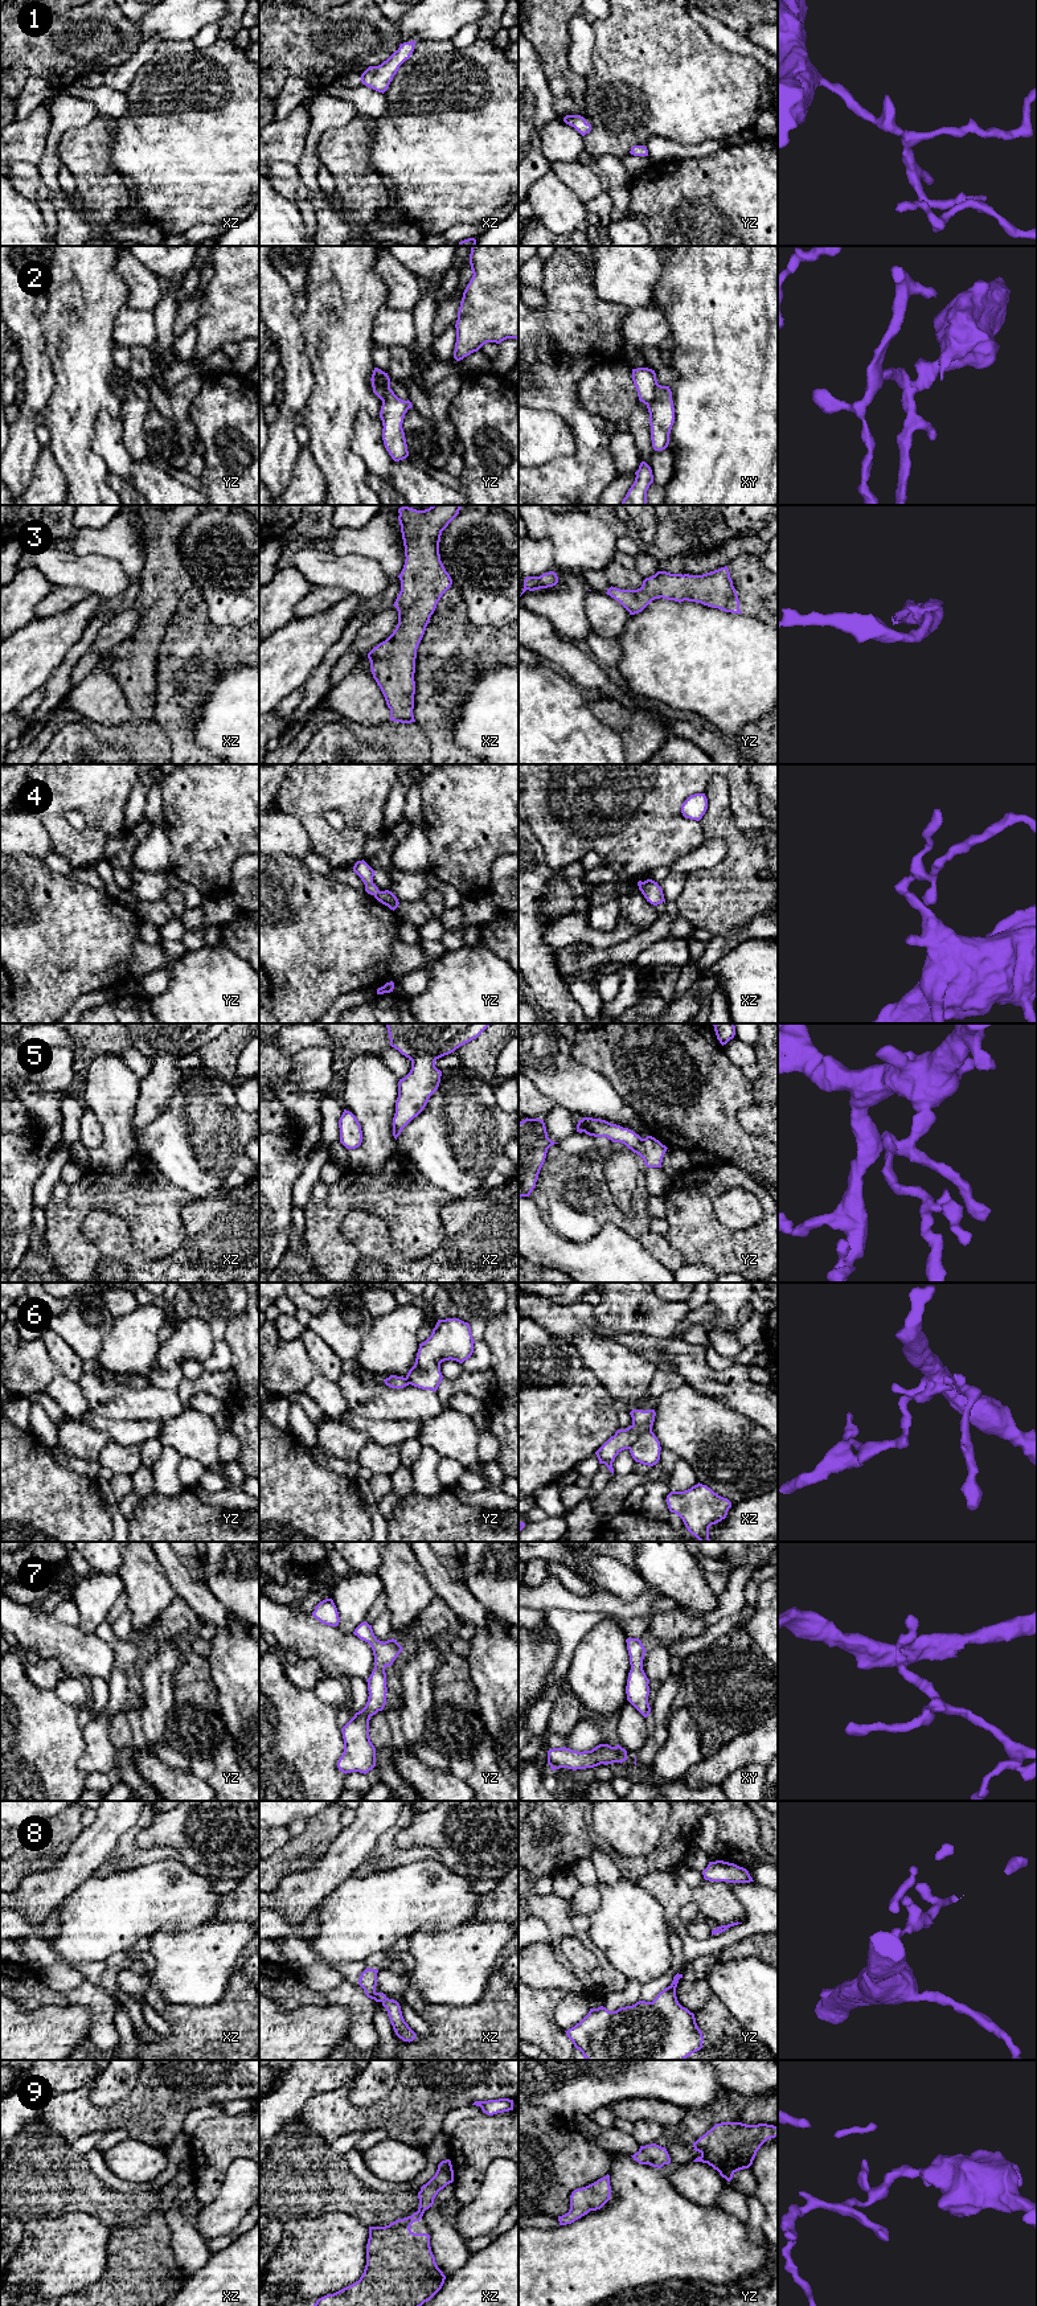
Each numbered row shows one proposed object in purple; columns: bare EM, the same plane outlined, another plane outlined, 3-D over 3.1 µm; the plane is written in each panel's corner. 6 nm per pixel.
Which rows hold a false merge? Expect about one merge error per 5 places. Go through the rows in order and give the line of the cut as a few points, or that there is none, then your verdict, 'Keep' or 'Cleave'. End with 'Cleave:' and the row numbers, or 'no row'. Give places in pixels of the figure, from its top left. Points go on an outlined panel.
1: No split. Keep
2: Split along xy (659, 385), (655, 397), (647, 405). Cleave
3: No split. Keep
4: No split. Keep
5: No split. Keep
6: Split along xz (632, 1423), (639, 1430), (639, 1436), (628, 1448). Cleave
7: No split. Keep
8: No split. Keep
9: No split. Keep
Cleave: 2, 6

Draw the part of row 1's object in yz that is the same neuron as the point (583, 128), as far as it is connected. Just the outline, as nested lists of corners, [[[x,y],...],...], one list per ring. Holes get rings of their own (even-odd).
[[[566,115],[563,122],[574,127],[582,136],[591,131],[591,124],[581,115]]]

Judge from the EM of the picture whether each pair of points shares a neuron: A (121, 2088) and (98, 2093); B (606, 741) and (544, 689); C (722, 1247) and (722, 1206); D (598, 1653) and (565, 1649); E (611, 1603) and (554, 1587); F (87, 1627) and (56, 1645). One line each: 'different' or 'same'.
A: same
B: same
C: different
D: different
E: same
F: different

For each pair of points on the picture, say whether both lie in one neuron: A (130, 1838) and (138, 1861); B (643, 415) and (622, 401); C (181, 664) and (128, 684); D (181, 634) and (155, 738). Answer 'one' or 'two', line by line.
A: one
B: two
C: two
D: two

